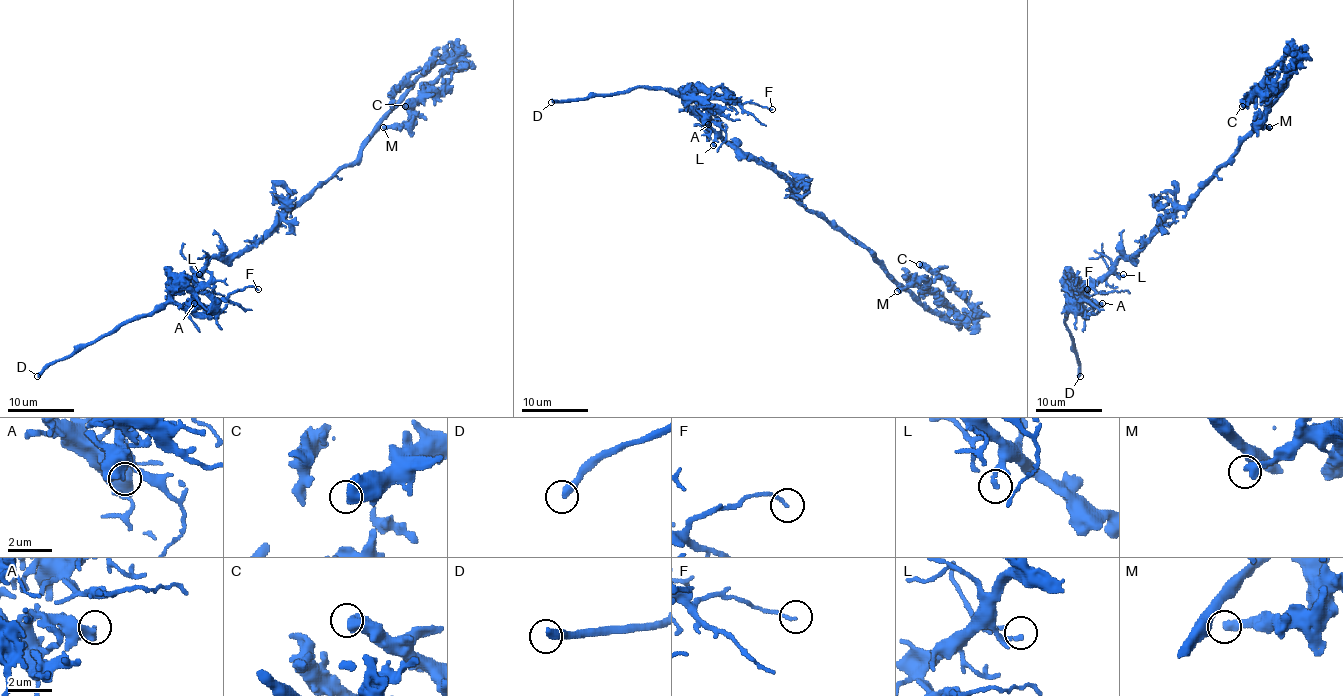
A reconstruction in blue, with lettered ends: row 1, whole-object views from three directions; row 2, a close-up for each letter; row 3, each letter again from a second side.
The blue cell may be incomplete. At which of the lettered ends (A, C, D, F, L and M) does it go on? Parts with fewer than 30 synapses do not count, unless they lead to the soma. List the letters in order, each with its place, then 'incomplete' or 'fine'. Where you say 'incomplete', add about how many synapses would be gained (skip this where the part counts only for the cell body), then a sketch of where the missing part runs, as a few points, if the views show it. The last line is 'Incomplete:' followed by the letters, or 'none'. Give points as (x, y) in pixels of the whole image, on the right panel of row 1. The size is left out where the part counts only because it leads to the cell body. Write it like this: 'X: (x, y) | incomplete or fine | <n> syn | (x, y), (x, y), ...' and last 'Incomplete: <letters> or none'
A: (1102, 303) | fine
C: (1242, 106) | fine
D: (1080, 376) | incomplete
F: (1087, 289) | fine
L: (1123, 274) | fine
M: (1269, 127) | fine
Incomplete: D

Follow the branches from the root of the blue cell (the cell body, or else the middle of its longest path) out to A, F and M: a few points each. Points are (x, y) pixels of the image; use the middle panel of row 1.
A: (805, 205), (775, 170), (745, 154), (738, 154), (687, 105), (698, 100), (700, 114), (708, 124)
F: (805, 205), (775, 170), (745, 154), (738, 154), (687, 105), (693, 100), (732, 99), (772, 109)
M: (805, 205), (820, 212), (857, 242), (864, 244), (905, 287), (915, 294), (922, 286), (909, 282), (897, 291)

